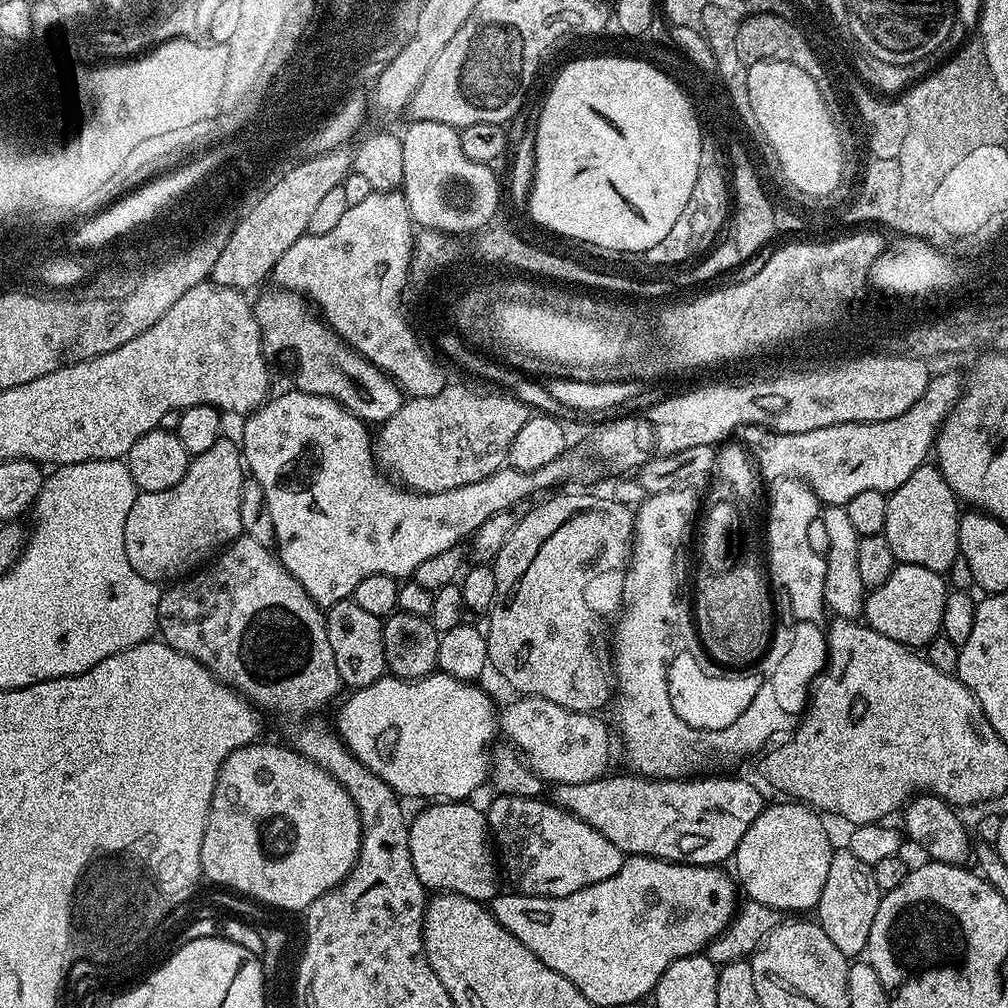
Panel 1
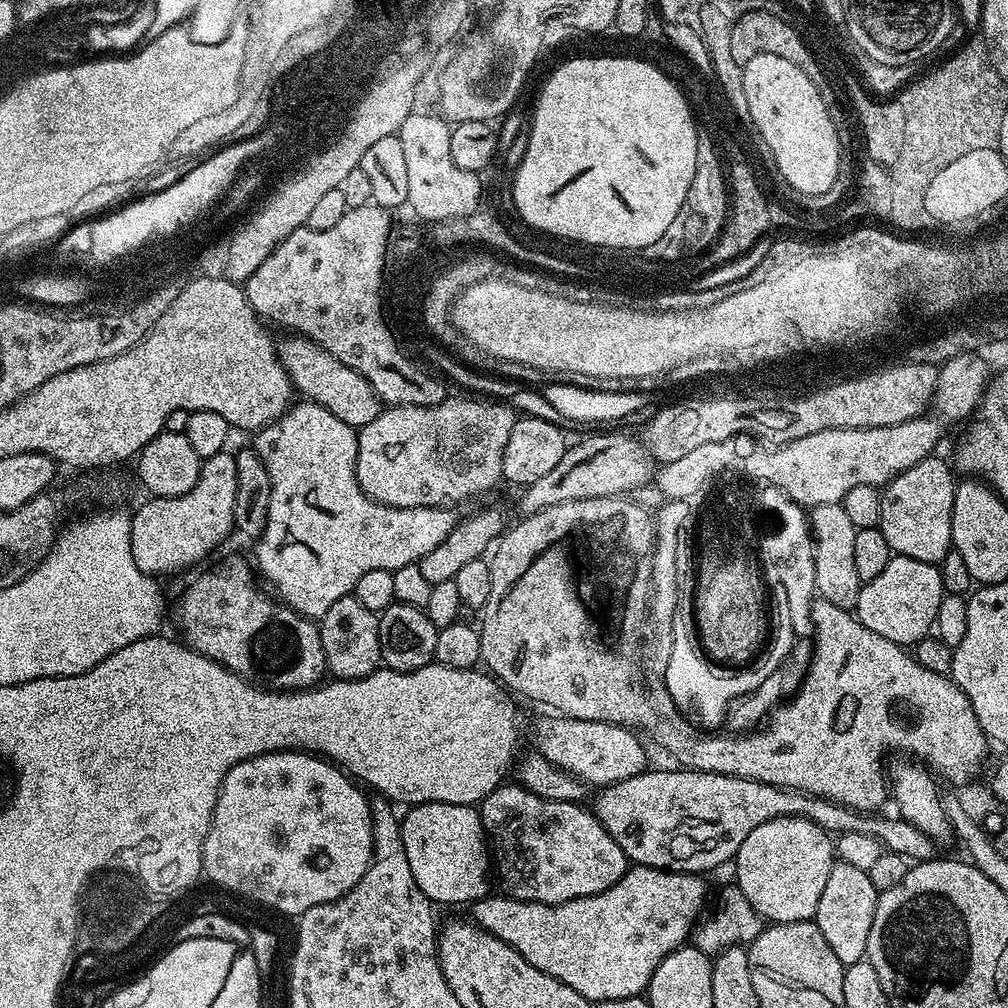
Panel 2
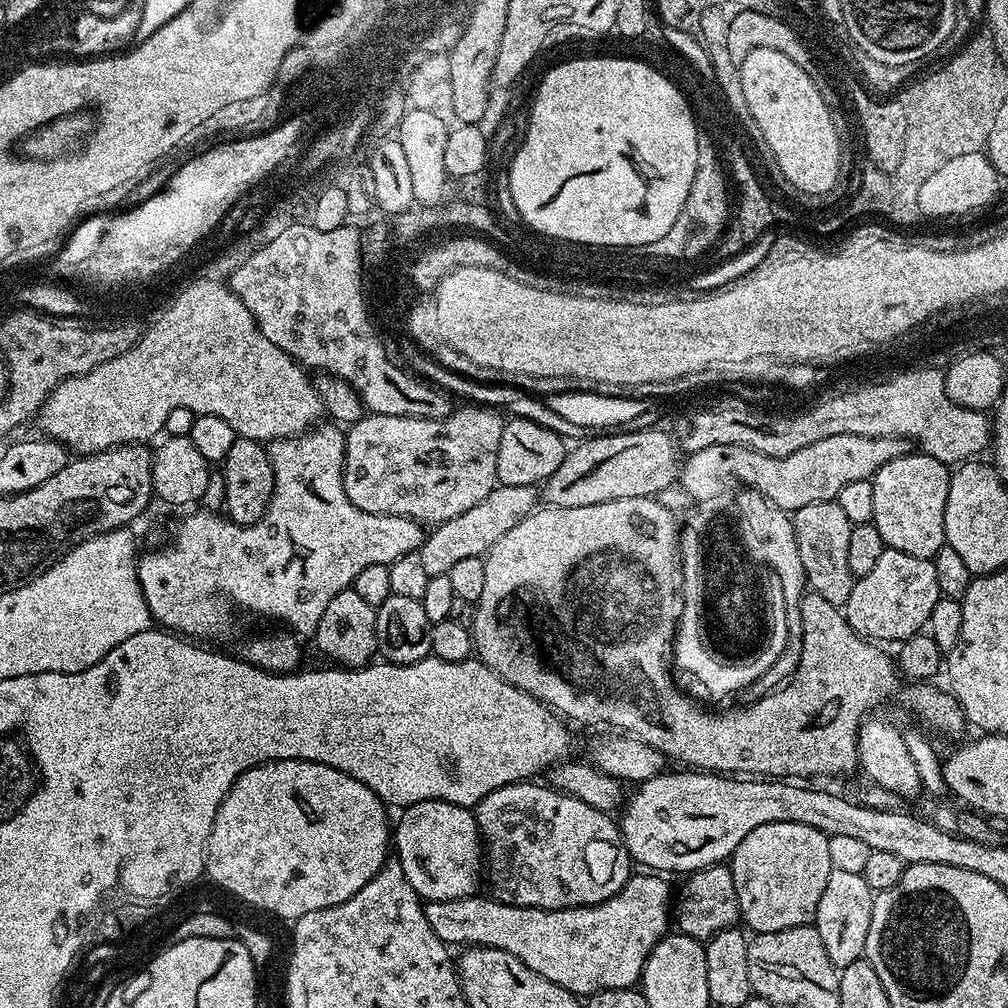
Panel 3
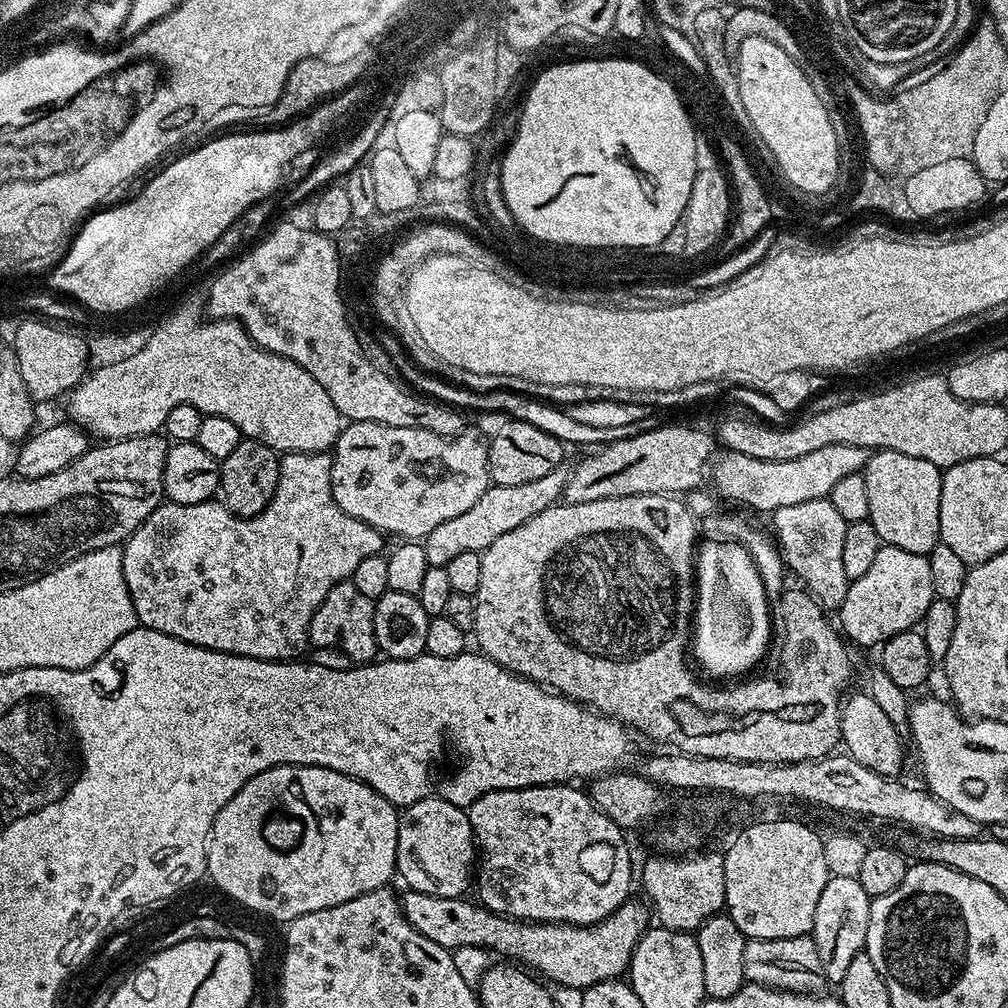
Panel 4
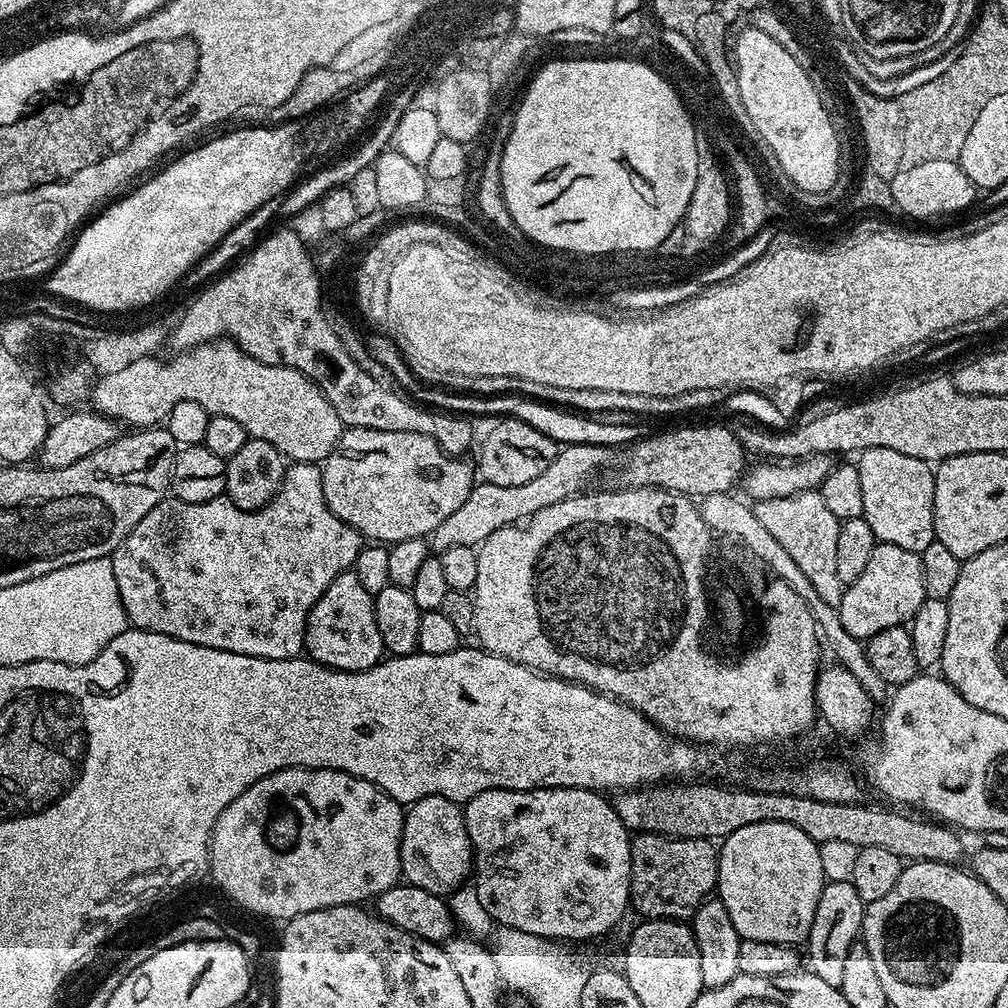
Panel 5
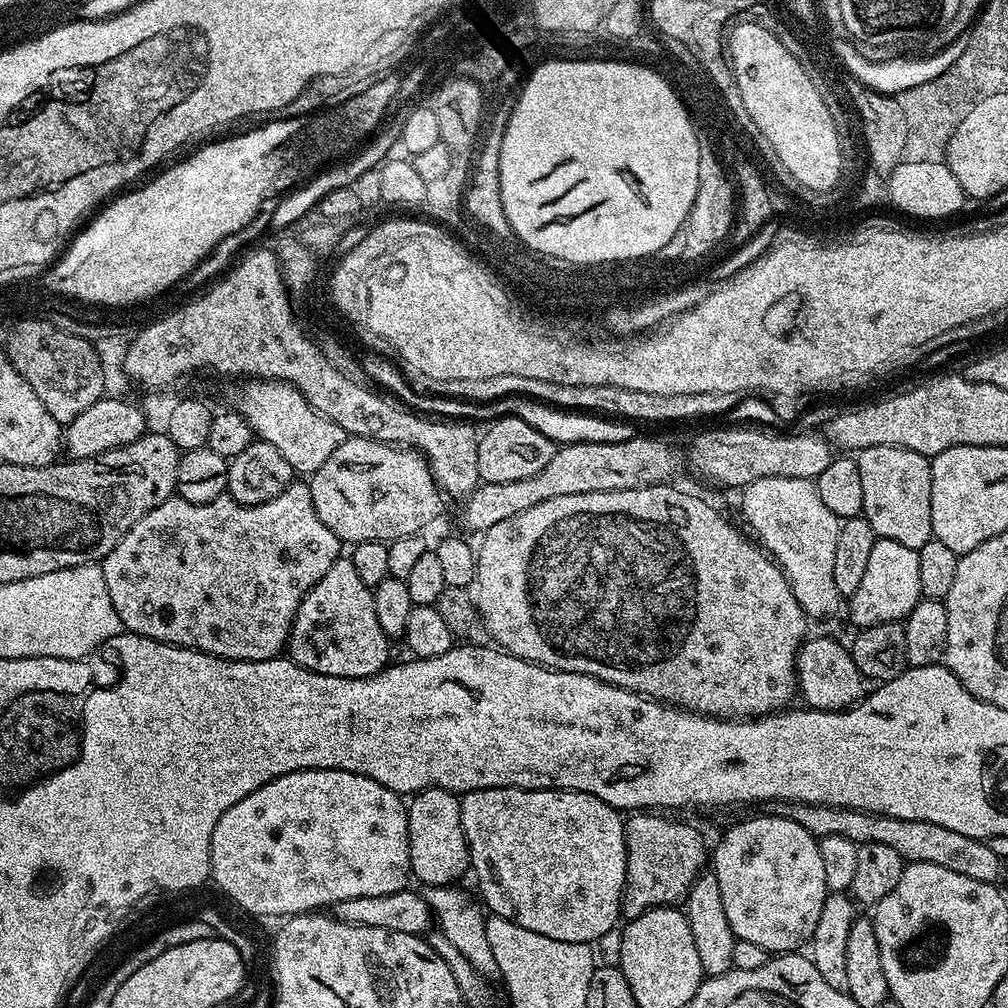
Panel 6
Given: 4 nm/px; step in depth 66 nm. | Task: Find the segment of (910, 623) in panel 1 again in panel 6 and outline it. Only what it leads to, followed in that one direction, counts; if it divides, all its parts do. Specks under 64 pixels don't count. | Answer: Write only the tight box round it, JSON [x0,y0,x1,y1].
[846,538,922,629]

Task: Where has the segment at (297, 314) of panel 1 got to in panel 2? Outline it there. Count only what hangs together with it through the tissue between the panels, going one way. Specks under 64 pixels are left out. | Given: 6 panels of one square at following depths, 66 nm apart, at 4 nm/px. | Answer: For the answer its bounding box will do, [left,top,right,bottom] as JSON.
[278,334,382,430]

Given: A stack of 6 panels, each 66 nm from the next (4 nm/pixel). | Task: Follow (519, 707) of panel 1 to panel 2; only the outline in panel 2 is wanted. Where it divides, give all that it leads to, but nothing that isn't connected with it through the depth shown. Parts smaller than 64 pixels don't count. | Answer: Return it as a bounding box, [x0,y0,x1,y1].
[535,719,649,786]

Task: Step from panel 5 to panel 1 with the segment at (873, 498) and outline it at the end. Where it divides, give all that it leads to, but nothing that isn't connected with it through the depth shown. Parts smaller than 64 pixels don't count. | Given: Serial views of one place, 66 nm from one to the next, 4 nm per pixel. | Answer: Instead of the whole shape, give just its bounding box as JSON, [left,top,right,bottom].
[882,462,962,574]

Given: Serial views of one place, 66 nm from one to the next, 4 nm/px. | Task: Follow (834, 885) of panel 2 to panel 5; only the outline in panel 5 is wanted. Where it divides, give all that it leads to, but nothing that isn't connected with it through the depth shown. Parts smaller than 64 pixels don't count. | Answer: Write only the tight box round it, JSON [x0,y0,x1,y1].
[806,880,865,988]

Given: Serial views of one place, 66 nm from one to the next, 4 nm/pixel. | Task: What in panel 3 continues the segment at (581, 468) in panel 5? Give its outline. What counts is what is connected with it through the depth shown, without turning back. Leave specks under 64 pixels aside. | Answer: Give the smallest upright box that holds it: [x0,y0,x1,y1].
[419,484,538,576]

